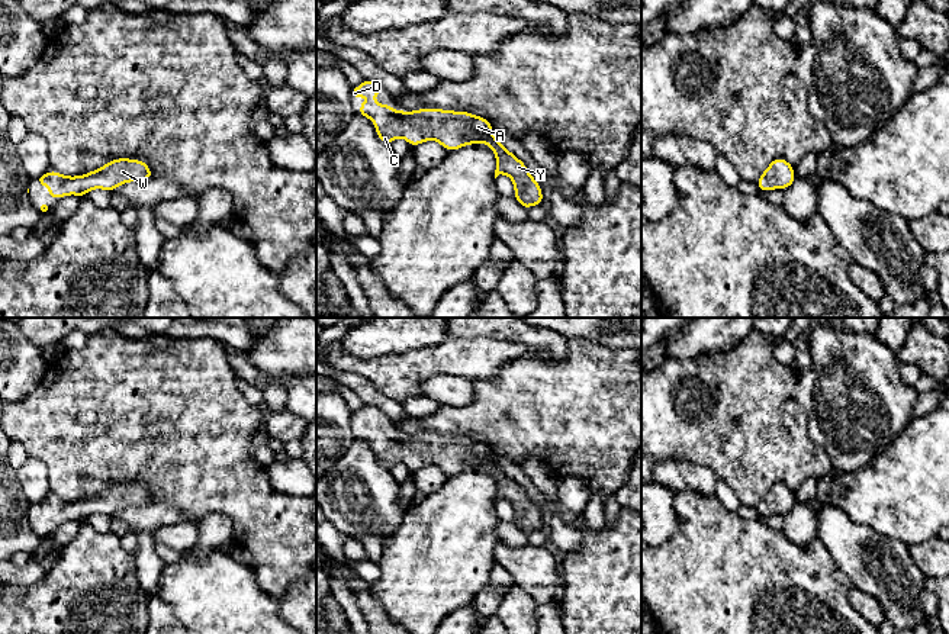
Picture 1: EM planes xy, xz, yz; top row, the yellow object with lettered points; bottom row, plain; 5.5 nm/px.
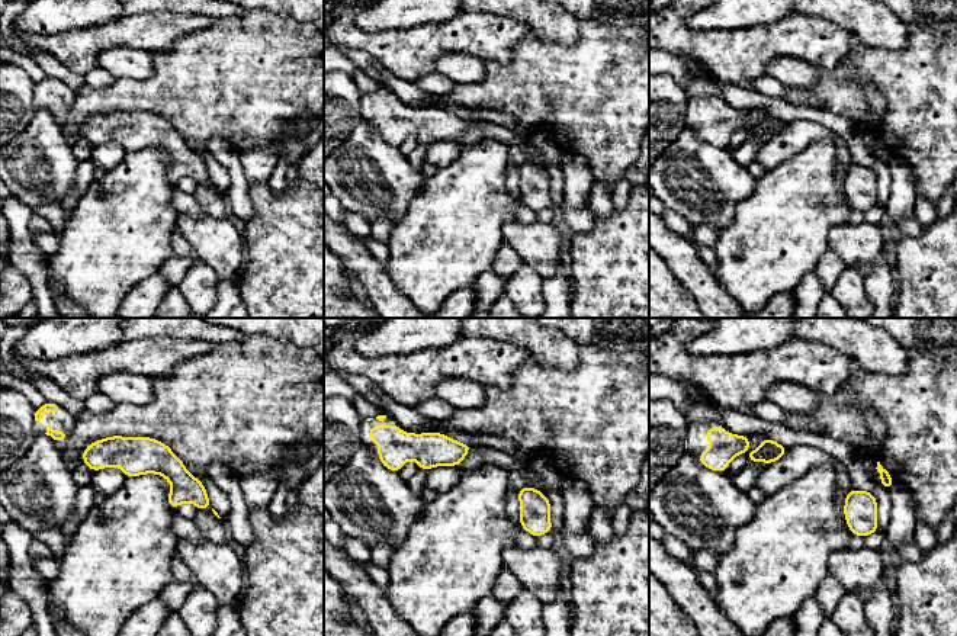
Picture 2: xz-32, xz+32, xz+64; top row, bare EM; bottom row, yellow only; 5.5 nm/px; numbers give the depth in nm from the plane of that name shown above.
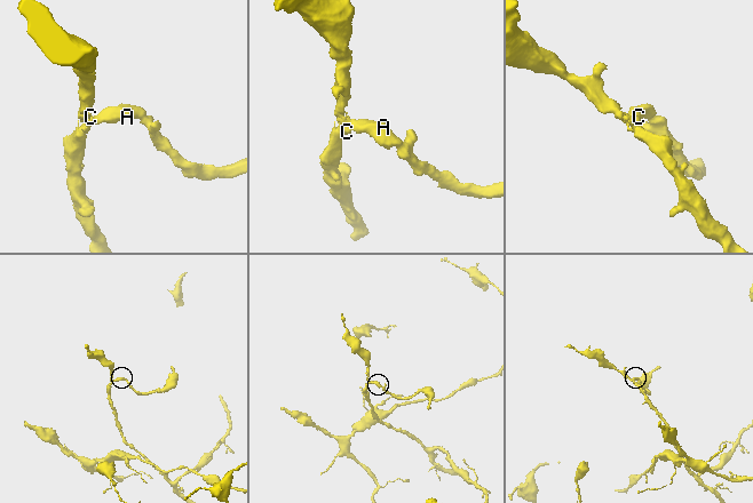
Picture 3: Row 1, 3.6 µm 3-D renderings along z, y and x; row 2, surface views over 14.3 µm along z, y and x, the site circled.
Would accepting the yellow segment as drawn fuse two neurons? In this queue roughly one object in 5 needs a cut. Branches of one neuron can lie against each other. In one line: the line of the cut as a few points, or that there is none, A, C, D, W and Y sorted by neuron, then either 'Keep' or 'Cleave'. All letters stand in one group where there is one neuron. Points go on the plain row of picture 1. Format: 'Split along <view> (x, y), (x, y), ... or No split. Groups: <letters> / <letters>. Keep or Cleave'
No split. Groups: A C D W Y. Keep

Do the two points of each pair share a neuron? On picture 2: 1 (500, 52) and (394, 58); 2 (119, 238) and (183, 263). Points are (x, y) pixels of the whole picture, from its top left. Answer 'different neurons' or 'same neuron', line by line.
1: same neuron
2: different neurons

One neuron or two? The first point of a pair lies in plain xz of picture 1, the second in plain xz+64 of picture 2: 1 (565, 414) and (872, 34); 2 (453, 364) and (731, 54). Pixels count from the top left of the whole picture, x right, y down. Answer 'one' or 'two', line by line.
1: two
2: one

